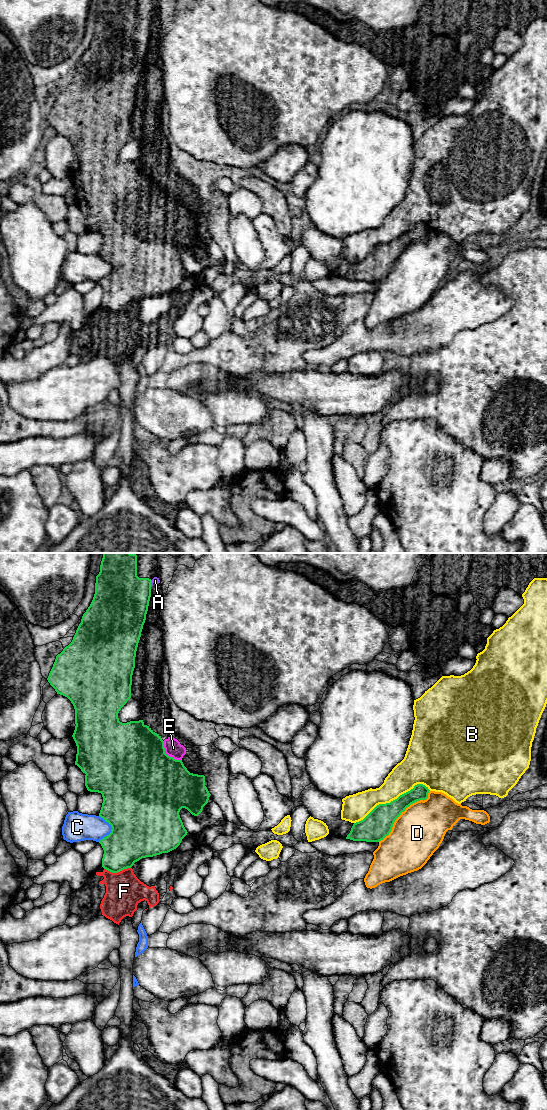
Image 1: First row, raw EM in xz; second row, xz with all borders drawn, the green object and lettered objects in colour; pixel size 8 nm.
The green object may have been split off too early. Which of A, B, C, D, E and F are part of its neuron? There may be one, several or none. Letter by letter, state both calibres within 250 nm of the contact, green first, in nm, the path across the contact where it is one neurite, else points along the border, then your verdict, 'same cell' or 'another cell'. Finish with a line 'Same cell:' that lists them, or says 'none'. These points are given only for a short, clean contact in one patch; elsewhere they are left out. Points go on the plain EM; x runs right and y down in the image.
A: 400 nm thick on the green side, 50 nm on the other; another cell
B: 220 nm thick on the green side, 220 nm on the other; another cell
C: 500 nm thick on the green side, 220 nm on the other; another cell
D: 220 nm thick on the green side, 400 nm on the other; another cell
E: 500 nm thick on the green side, 140 nm on the other; border along xz (163, 181), (165, 192), (181, 200); another cell
F: 320 nm thick on the green side, 300 nm on the other; another cell
Same cell: none

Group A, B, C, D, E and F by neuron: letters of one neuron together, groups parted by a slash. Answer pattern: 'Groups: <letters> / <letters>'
Groups: A E F / B / C / D

